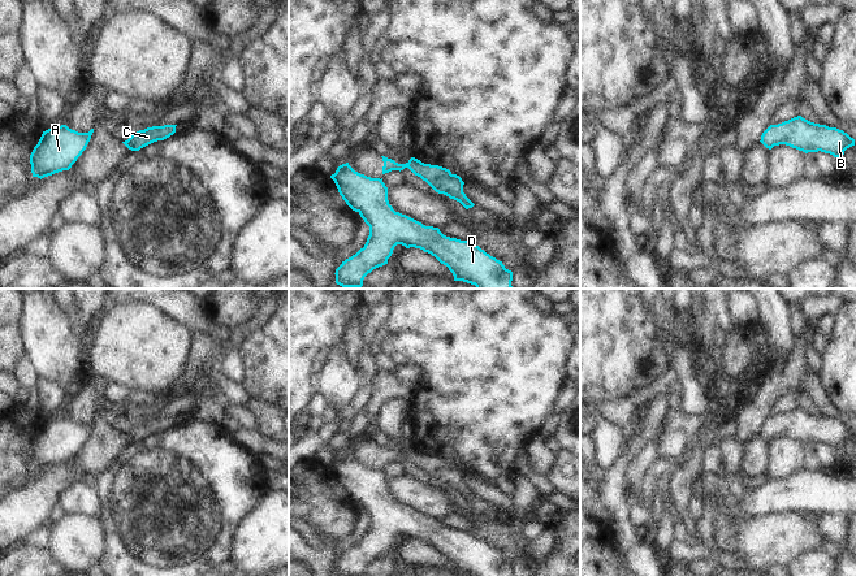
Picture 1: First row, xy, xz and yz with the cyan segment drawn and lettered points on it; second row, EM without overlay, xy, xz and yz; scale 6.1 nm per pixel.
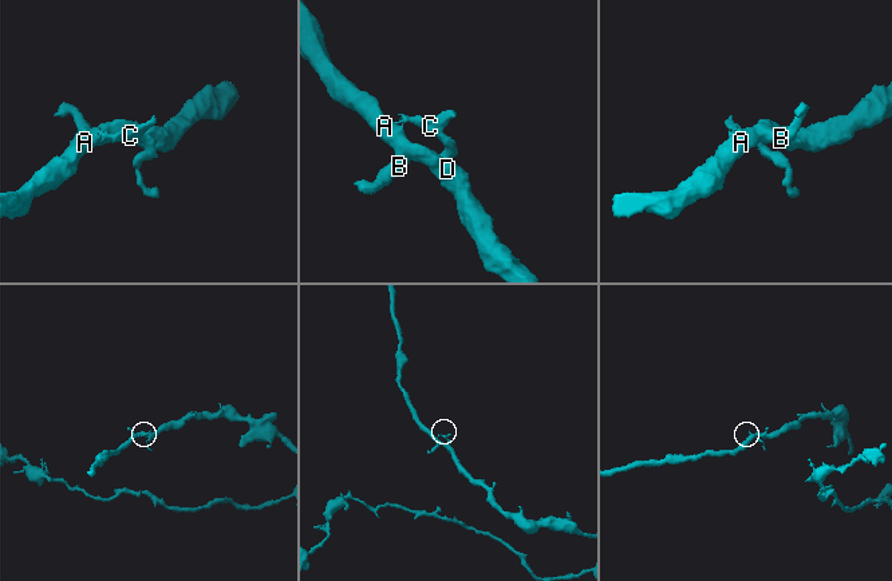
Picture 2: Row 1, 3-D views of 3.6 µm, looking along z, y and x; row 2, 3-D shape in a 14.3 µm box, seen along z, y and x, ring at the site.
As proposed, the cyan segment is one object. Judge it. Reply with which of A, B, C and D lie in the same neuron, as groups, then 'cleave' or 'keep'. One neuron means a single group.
A B D / C | cleave

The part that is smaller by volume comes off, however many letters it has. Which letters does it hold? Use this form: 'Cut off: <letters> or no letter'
Cut off: C.

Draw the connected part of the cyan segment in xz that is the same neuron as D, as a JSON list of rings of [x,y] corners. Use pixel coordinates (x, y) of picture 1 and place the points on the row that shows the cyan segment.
[[[349,163],[340,165],[330,178],[346,204],[369,226],[364,247],[336,269],[337,285],[362,287],[364,277],[388,264],[394,247],[402,244],[435,256],[449,268],[454,281],[475,285],[476,289],[513,289],[513,272],[474,241],[446,237],[438,228],[395,212],[382,179],[360,174]]]

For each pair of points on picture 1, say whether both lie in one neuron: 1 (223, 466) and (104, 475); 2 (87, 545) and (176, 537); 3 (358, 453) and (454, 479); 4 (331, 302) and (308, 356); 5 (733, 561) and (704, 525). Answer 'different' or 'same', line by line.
1: same
2: different
3: same
4: same
5: same

